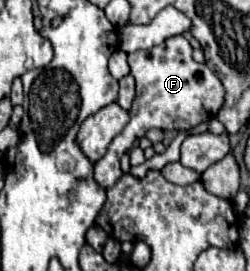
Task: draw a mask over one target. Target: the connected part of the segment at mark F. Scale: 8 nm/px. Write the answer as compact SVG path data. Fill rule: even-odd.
M172 36L166 42L148 48L148 50L138 50L128 54L128 64L130 64L130 74L136 78L136 98L132 102L130 108L130 122L126 124L126 128L112 140L106 156L102 156L102 160L98 160L94 164L94 178L102 188L112 188L120 178L122 178L122 170L120 170L120 156L124 152L130 150L132 142L136 138L140 138L142 134L146 134L150 128L162 128L162 130L192 130L202 122L210 122L212 118L216 118L216 114L222 108L222 100L224 100L224 88L222 82L218 80L218 74L212 72L206 64L198 64L192 58L192 46L184 36Z

